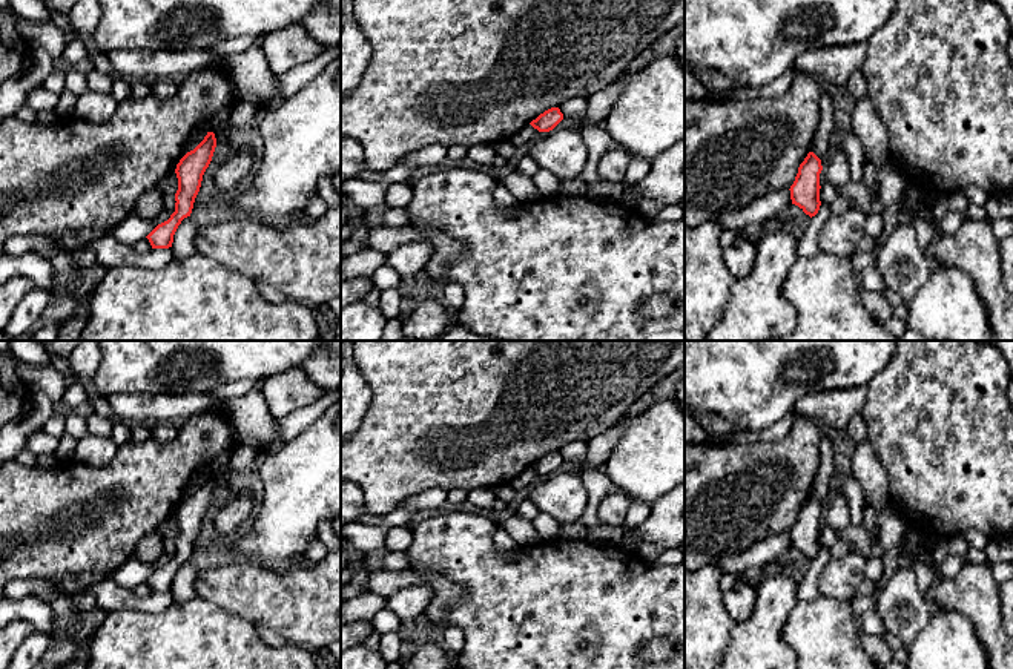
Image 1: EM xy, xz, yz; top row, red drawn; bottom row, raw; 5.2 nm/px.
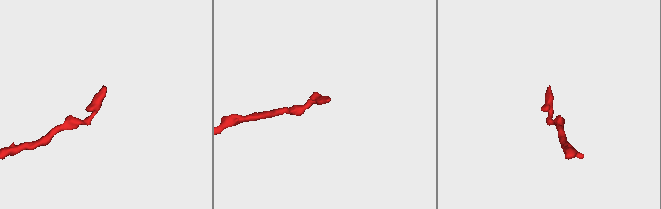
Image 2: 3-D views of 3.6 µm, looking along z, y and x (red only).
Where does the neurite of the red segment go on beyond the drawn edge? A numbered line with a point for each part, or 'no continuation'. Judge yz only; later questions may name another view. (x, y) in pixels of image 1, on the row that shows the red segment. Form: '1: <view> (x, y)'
no continuation

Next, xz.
no continuation

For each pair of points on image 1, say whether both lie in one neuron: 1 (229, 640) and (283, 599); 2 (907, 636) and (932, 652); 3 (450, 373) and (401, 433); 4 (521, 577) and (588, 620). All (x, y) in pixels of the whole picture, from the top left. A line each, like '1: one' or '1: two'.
1: two
2: two
3: one
4: one

